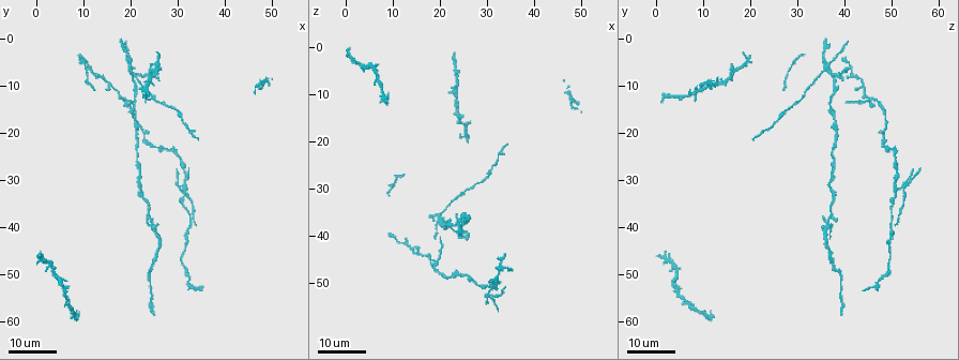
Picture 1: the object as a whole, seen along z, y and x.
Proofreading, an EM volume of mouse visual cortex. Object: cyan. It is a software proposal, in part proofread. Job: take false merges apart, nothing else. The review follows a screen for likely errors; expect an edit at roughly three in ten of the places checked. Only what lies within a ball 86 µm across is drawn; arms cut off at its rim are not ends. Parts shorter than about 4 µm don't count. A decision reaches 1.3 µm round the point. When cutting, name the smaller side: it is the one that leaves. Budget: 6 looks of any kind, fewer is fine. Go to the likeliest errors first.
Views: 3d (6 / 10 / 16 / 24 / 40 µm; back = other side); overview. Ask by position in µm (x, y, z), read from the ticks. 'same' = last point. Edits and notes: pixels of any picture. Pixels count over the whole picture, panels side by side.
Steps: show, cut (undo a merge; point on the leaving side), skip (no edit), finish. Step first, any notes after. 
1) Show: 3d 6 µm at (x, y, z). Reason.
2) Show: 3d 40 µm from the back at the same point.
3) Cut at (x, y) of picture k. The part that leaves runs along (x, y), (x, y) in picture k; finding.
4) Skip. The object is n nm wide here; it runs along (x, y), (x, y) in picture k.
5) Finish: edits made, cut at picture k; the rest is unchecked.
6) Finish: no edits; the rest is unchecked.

Show: 3d 16 µm at (30.5, 32.0, 52.5). Four or more arms meet.

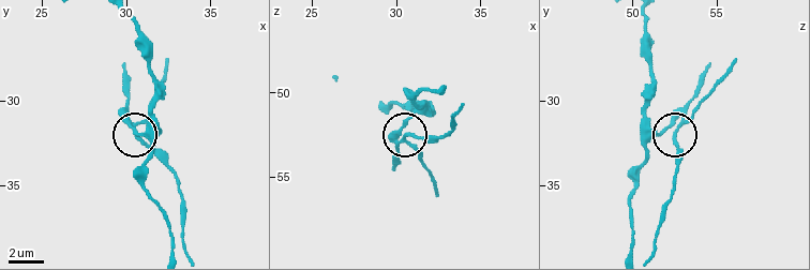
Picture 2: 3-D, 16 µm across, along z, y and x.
Show: 3d 6 µm at (30.6, 31.9, 52.5).

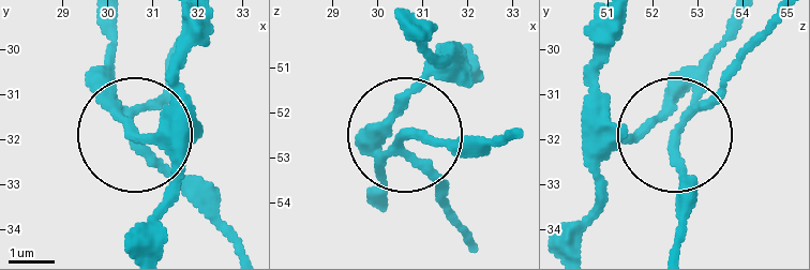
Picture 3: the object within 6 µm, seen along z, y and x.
Show: 3d 6 µm from the back at (30.55, 31.80, 52.60).

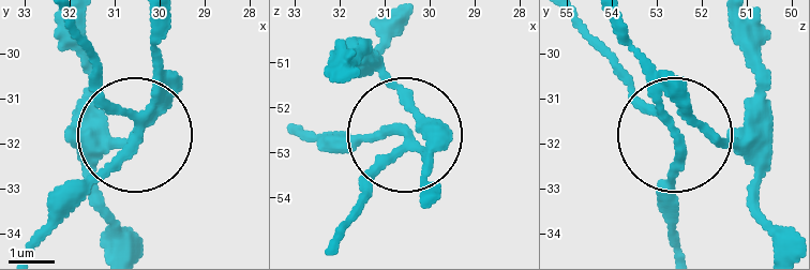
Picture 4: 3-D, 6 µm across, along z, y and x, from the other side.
Cut at (95, 83) of picture 4. The part that leaves runs along (155, 90), (133, 144), (41, 248) in picture 4; two neurons meet here.

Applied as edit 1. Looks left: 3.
Show: overview.

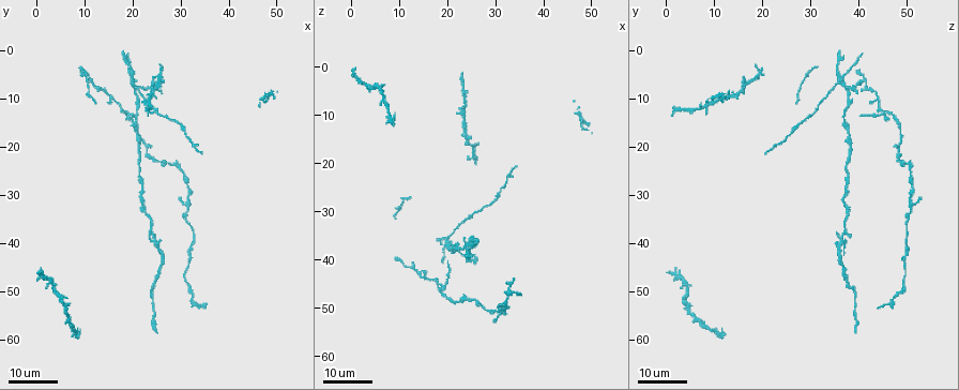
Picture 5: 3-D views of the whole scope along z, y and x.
Show: 3d 16 µm at (21.0, 18.0, 37.5). Thick turns thin.

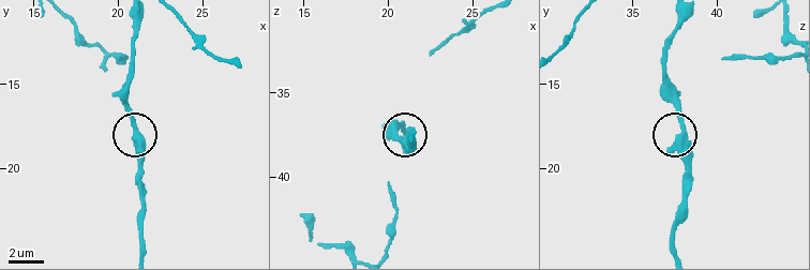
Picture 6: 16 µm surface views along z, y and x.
Show: 3d 6 µm at (21.1, 18.1, 38.1).

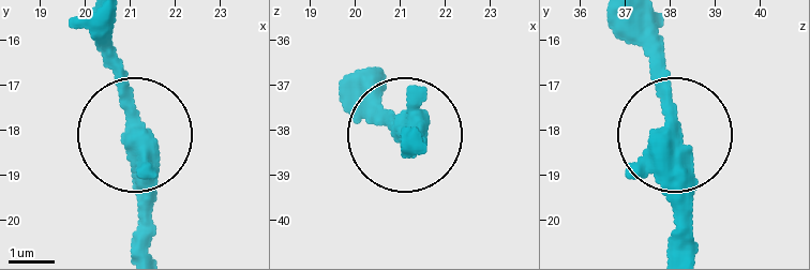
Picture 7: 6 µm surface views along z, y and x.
Skip. The object is 430 nm wide here; one neuron here.

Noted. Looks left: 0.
Finish: edits made, cut at picture 4; the rest is unchecked.

